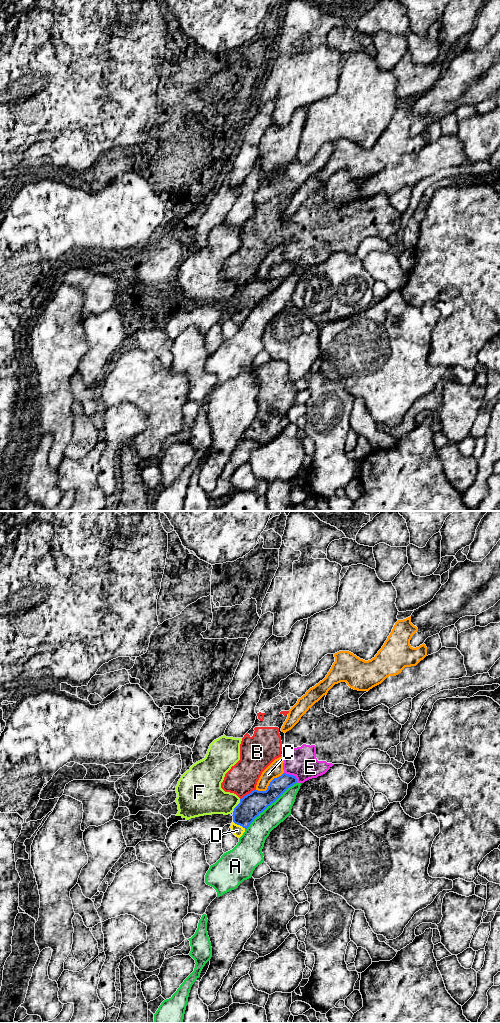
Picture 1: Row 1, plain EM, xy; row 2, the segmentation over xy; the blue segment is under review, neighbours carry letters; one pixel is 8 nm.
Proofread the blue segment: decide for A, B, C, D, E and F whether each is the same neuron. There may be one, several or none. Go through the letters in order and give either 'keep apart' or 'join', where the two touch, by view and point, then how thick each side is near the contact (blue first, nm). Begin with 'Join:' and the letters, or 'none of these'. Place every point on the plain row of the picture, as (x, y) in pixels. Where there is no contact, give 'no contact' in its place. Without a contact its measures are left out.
Join: D
A: keep apart; contact xy (269, 293); calibres 190 and 170 nm
B: keep apart; contact xy (247, 282); calibres 190 and 240 nm
C: keep apart; contact xy (269, 273); calibres 190 and 120 nm
D: join; contact xy (239, 312); calibres 190 and 90 nm
E: keep apart; contact xy (292, 263); calibres 140 and 240 nm
F: keep apart; contact xy (234, 296); calibres 190 and 280 nm

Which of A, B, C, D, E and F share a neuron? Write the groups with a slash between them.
A / B E / C / D / F

